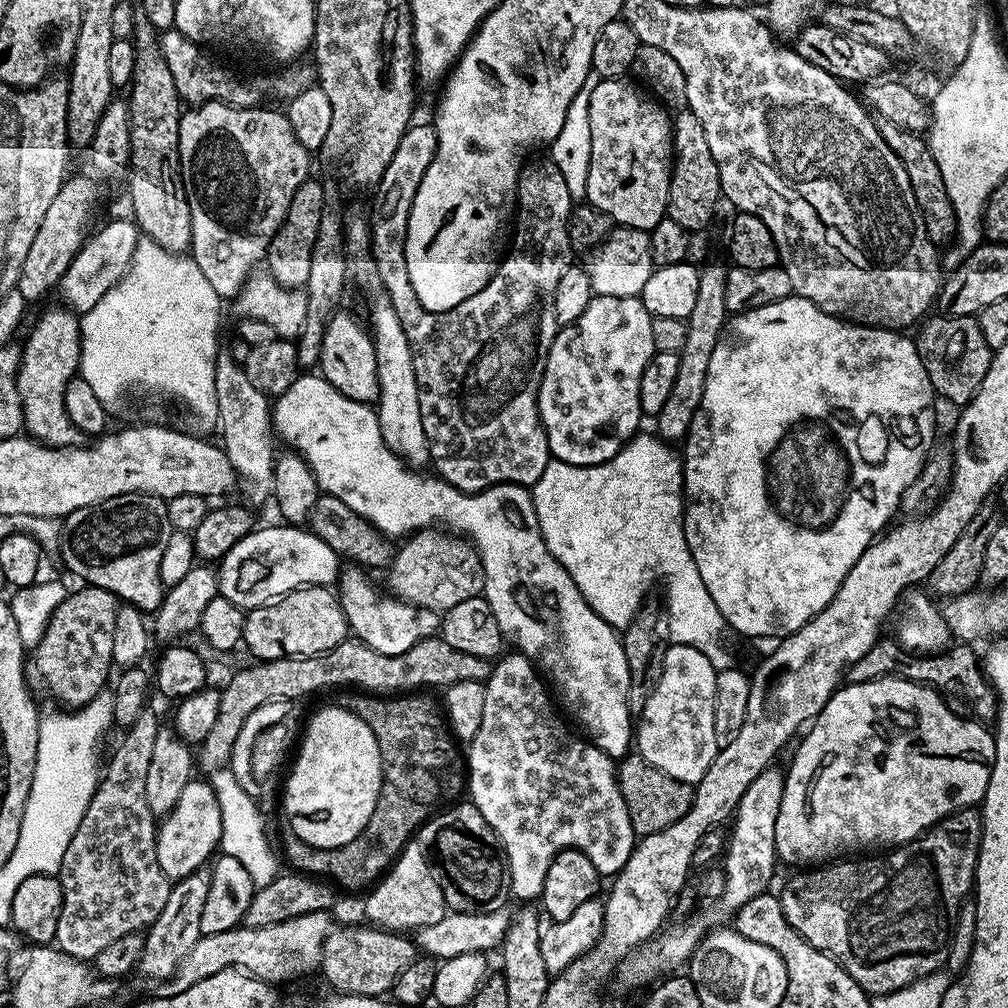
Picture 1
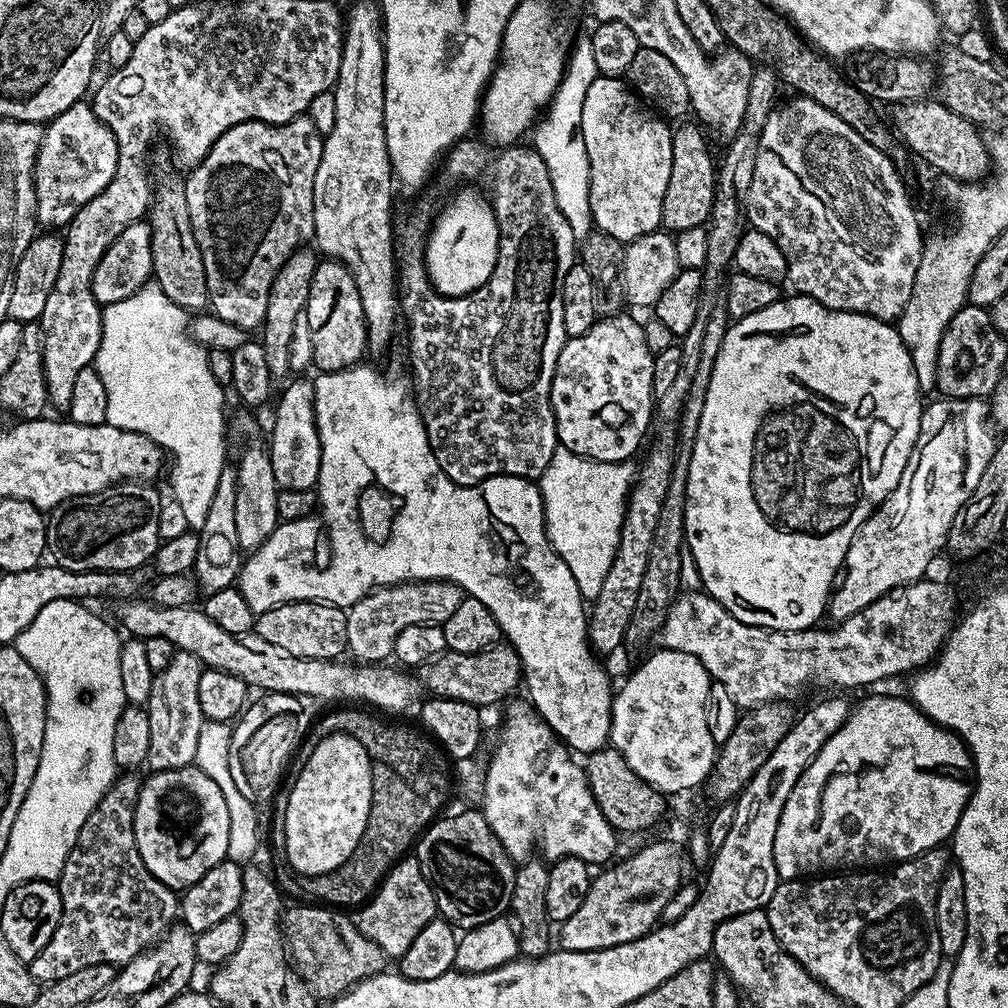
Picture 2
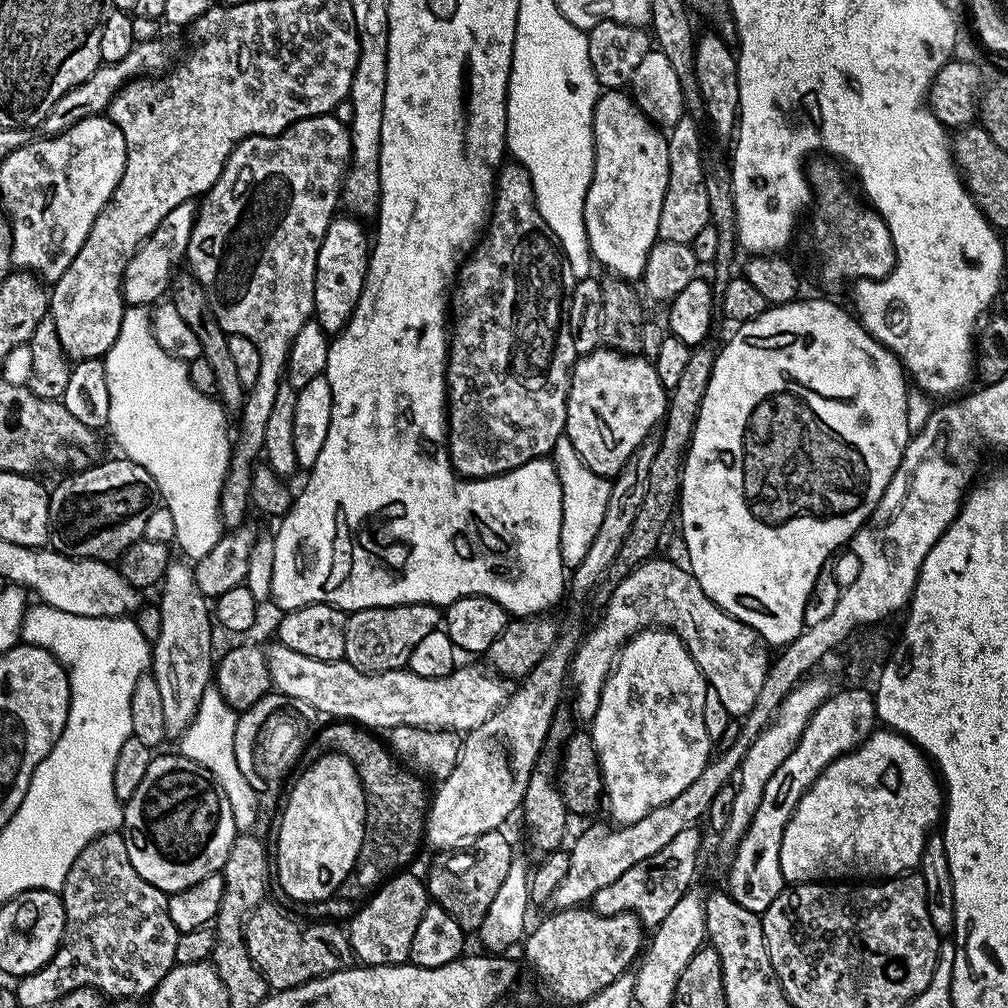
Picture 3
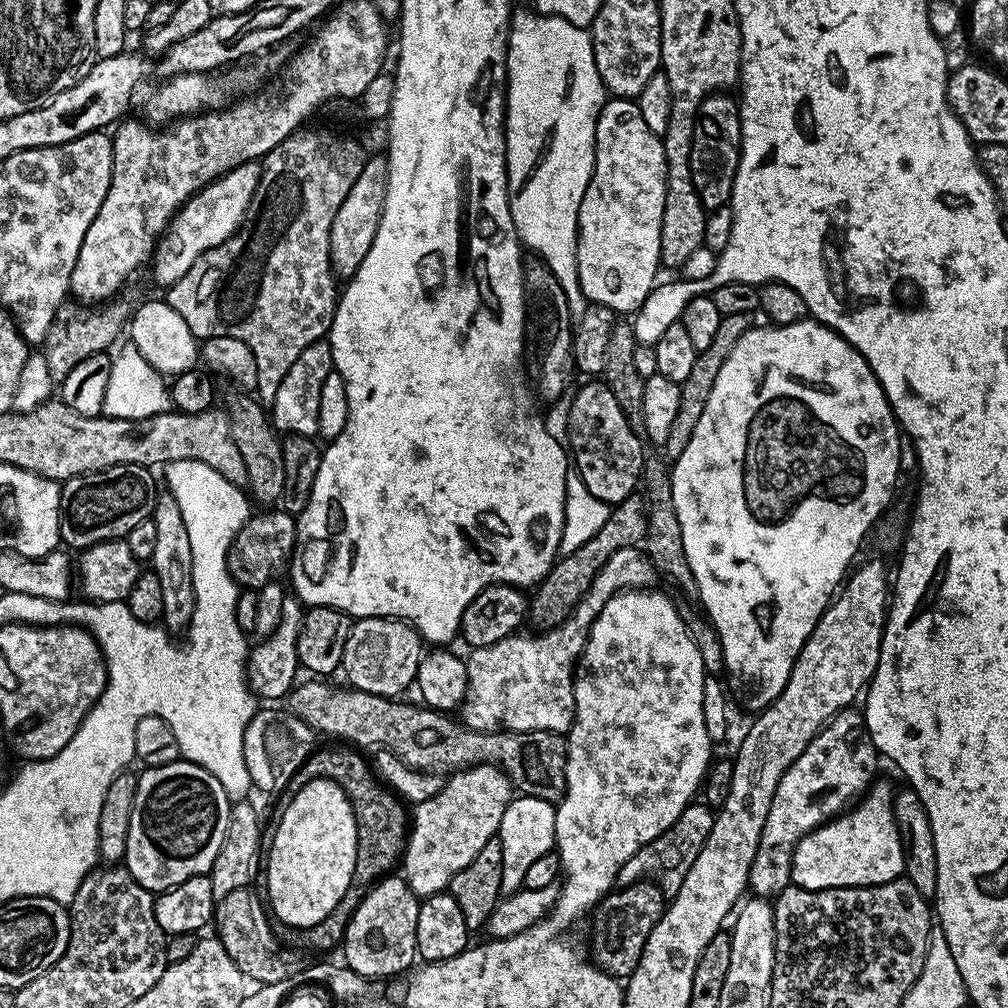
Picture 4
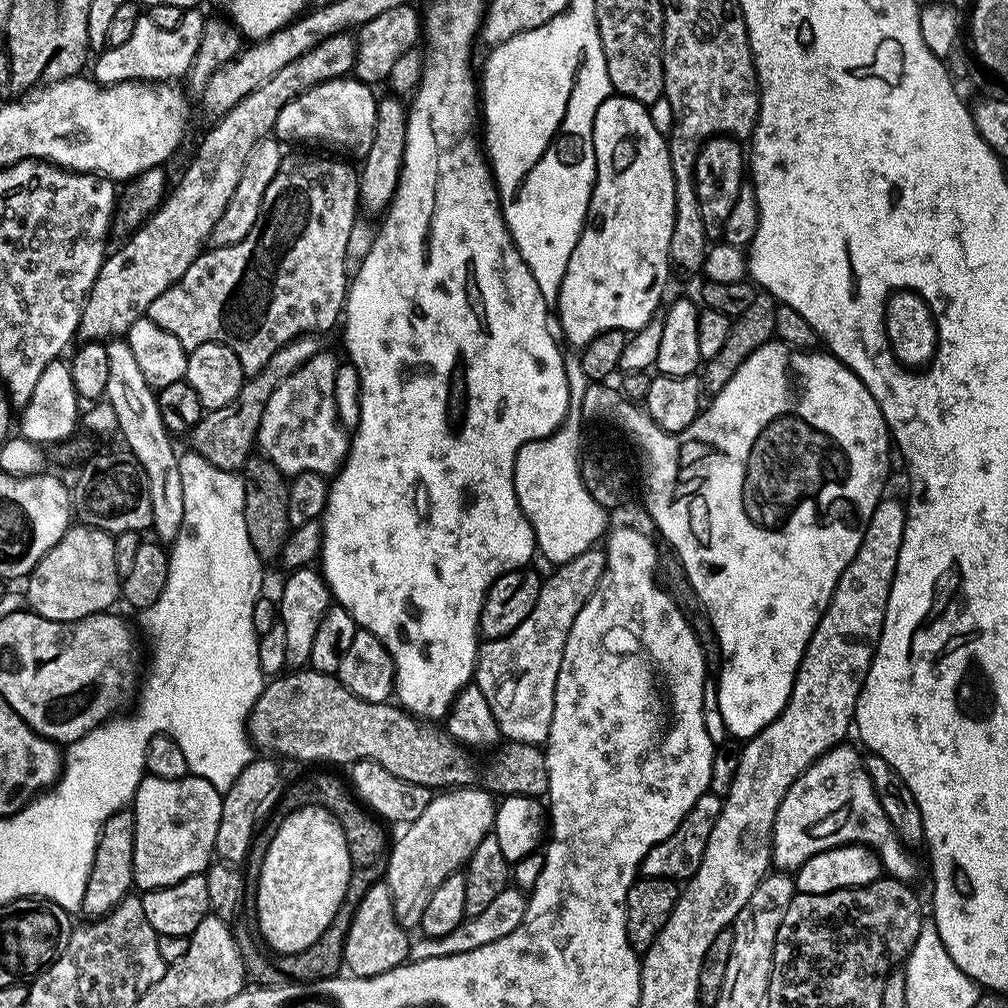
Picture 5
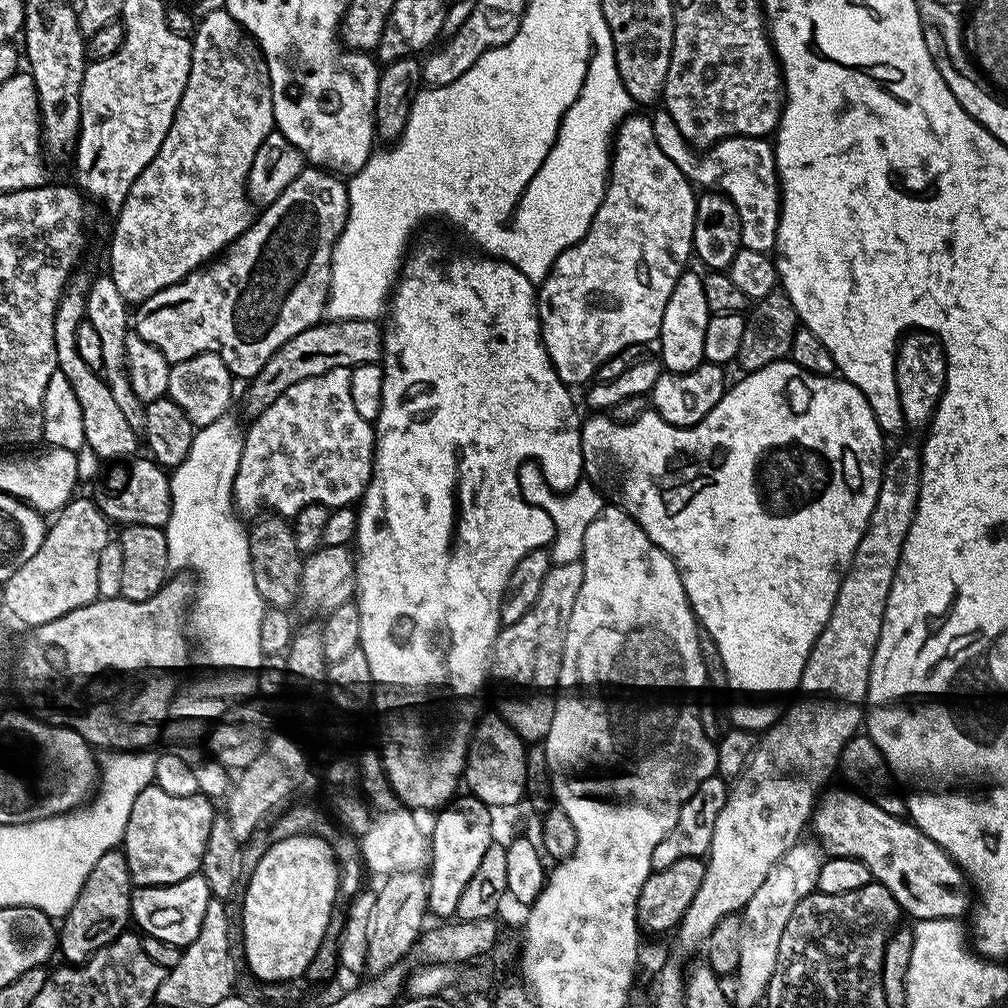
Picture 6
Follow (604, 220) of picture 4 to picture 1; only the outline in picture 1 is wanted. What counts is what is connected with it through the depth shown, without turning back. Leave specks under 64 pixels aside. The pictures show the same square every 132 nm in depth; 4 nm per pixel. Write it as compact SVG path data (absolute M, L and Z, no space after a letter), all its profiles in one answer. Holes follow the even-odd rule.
M617 78L614 80L601 79L600 84L593 83L591 85L588 101L590 102L590 110L588 117L590 118L590 170L586 178L586 200L597 212L608 216L612 222L625 228L642 228L650 230L654 226L658 226L658 222L665 219L668 211L668 181L670 179L670 161L673 159L672 150L672 120L669 113L651 95L645 94L635 83L631 84L631 79Z

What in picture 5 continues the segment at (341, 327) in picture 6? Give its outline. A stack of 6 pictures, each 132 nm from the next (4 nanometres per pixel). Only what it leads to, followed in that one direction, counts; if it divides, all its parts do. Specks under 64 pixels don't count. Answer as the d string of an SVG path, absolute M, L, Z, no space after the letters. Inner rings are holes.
M312 334L298 336L291 340L272 355L270 362L266 362L266 366L262 366L262 370L258 370L258 374L245 379L238 394L234 394L234 402L226 402L226 406L218 406L205 411L203 418L192 427L191 451L206 458L206 462L218 466L218 470L239 473L249 456L253 455L256 431L262 422L266 402L270 402L270 394L274 394L274 390L282 382L286 382L286 378L290 378L290 374L294 374L294 370L298 370L306 362L310 362L310 358L314 358L314 354L321 351L322 344L316 340L319 339Z

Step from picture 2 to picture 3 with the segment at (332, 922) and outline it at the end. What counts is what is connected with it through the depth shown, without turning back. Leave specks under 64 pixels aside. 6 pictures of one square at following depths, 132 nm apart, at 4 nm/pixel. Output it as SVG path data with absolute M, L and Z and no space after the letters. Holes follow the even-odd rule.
M265 902L249 912L244 921L244 945L269 989L293 988L353 963L348 933L336 924L303 924L287 916L276 904Z

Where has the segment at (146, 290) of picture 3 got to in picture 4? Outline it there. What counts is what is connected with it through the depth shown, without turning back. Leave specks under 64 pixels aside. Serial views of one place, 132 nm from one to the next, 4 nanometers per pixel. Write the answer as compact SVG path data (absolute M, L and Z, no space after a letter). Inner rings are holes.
M259 163L240 164L232 171L217 176L185 202L160 237L150 261L152 276L161 284L161 289L171 288L206 250L218 247L240 229L240 223L248 218L248 207L259 181Z

